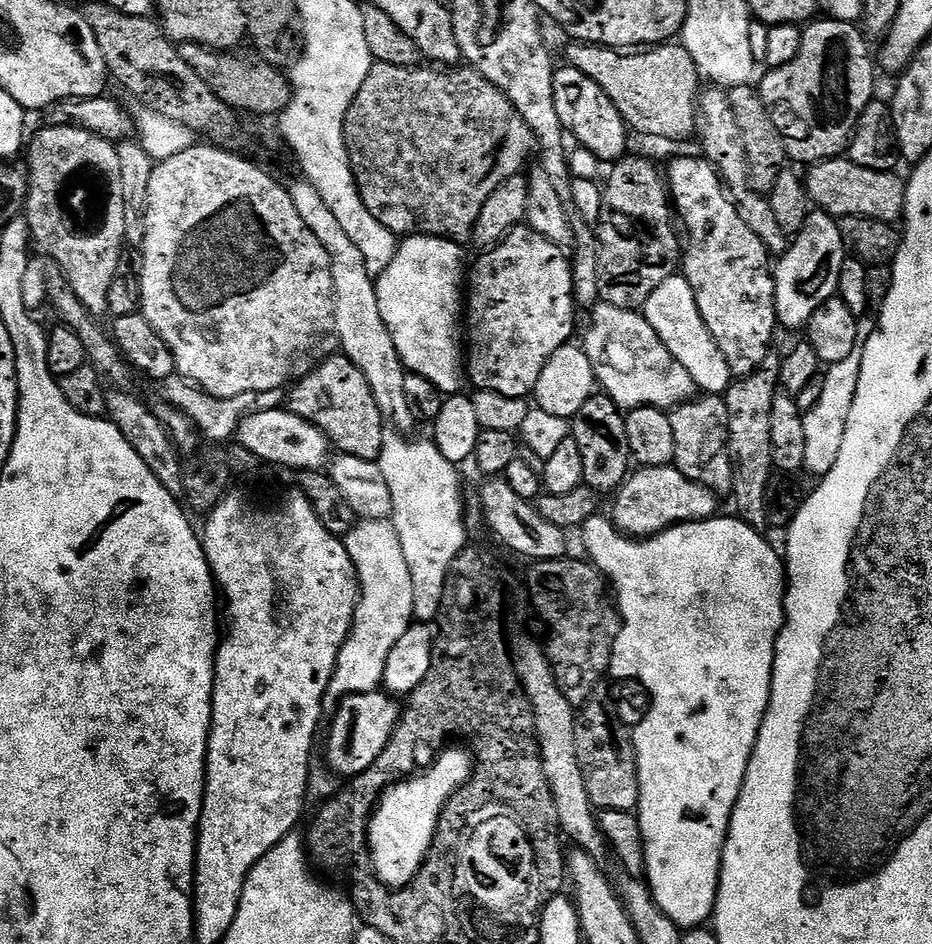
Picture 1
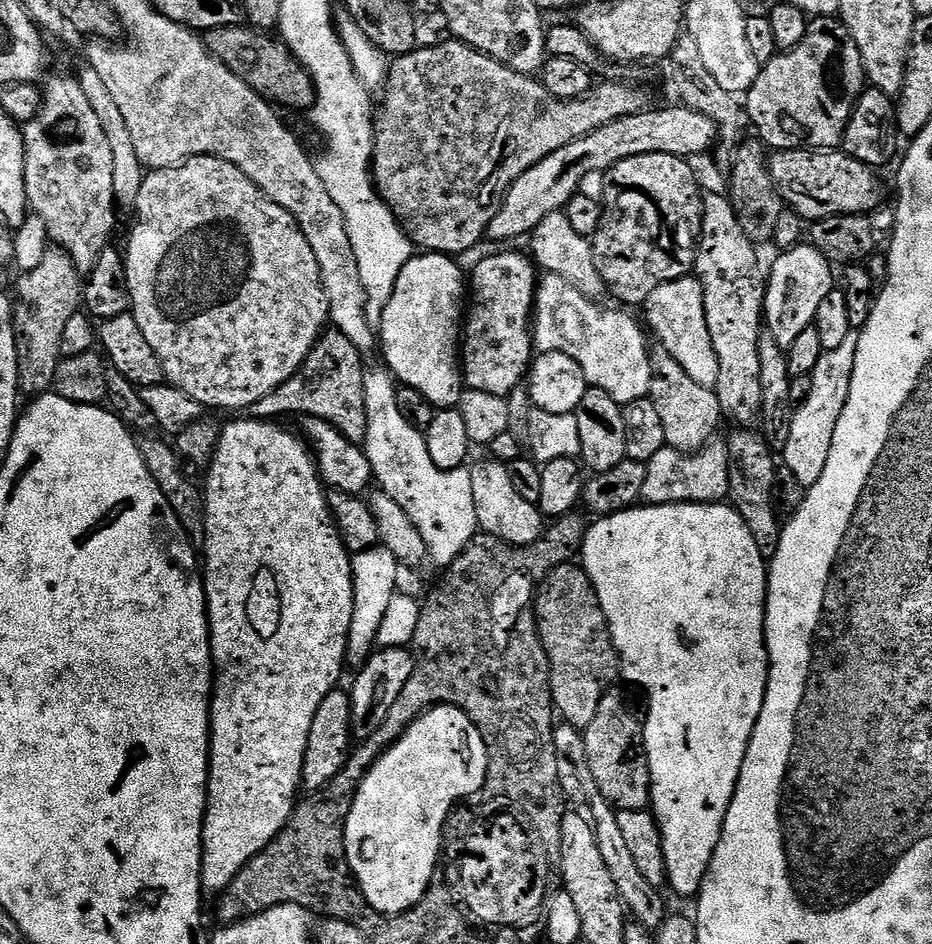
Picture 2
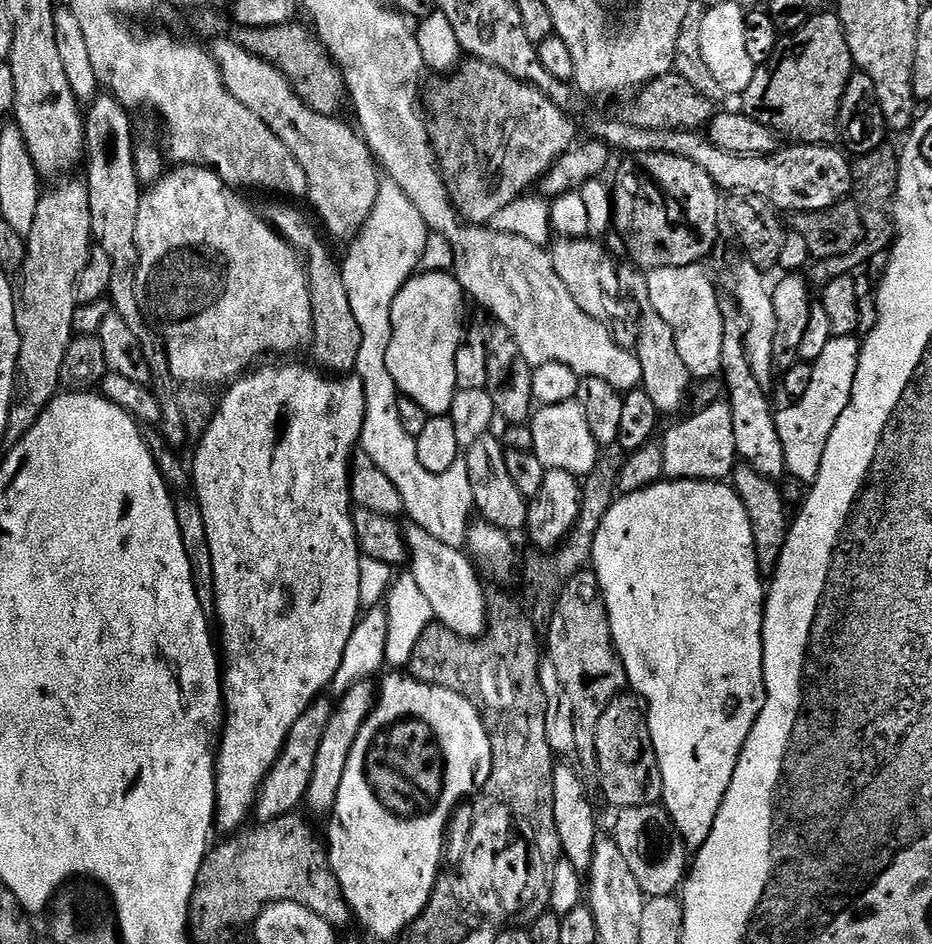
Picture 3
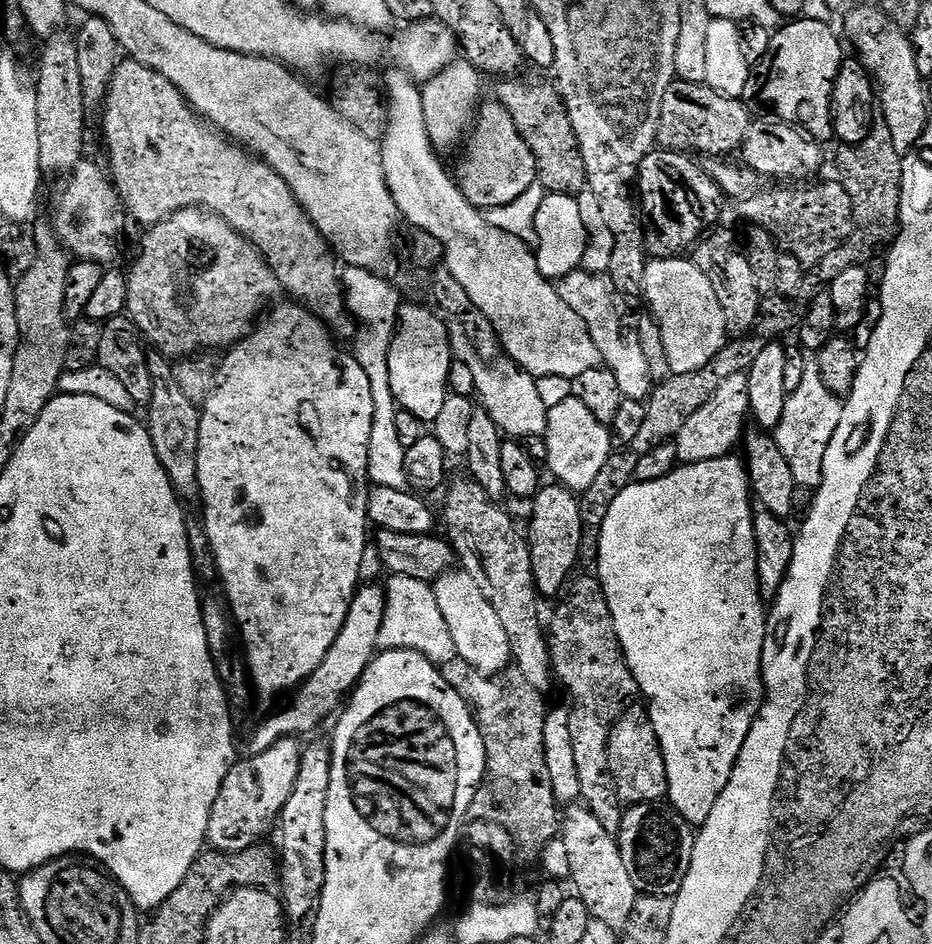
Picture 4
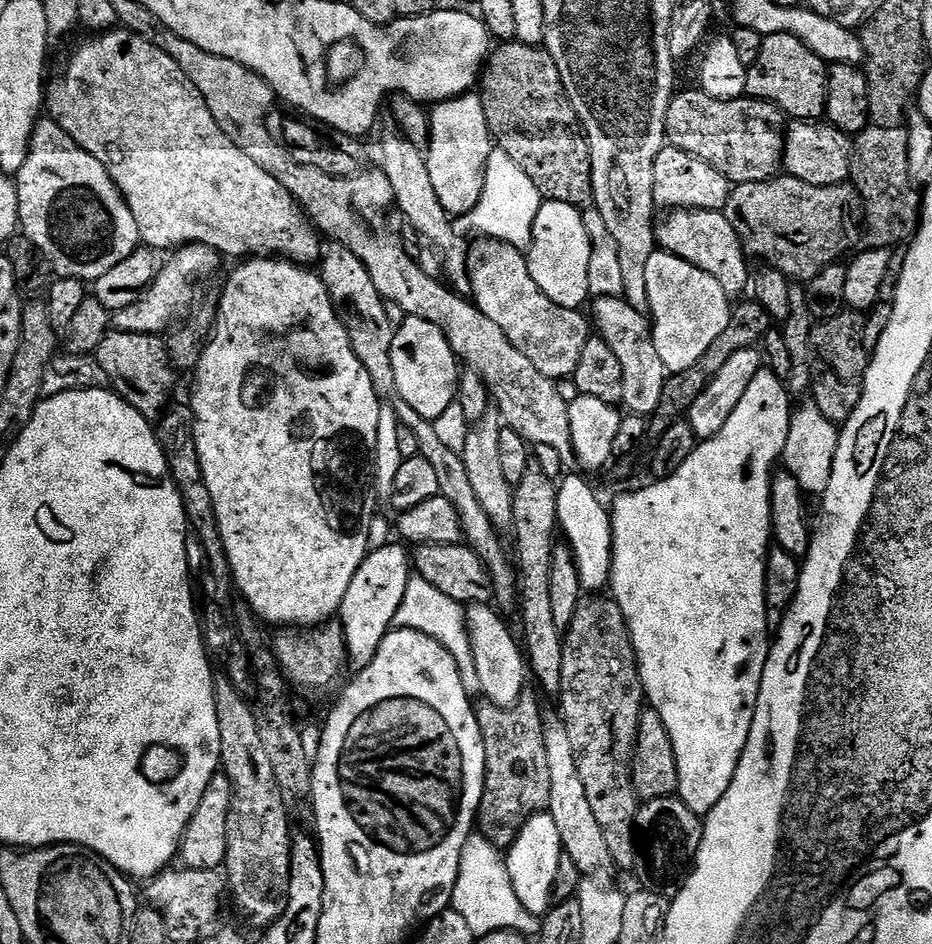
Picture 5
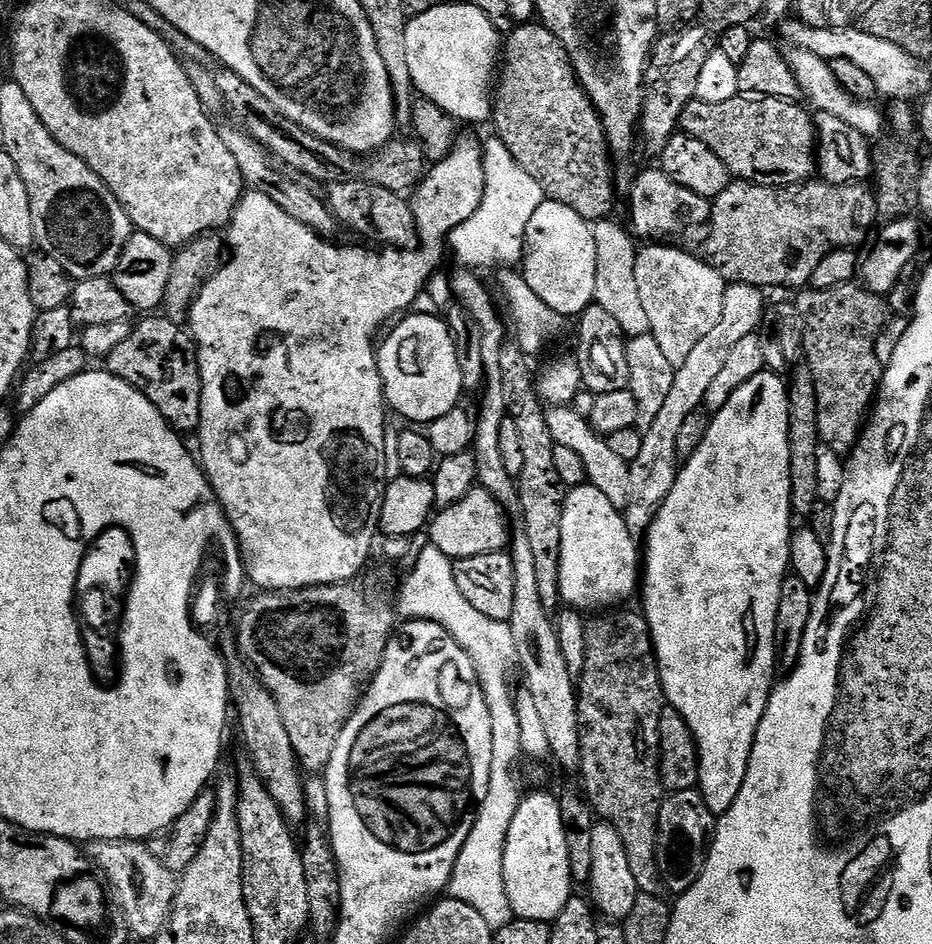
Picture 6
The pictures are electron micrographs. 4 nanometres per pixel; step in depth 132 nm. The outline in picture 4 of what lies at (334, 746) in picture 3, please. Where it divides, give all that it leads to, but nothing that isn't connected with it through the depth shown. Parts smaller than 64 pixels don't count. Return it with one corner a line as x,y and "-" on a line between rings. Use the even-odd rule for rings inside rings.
327,743
312,744
303,749
298,766
298,780
282,806
278,821
280,852
278,848
278,880
284,914
289,921
304,920
315,913
320,903
320,892
326,878
326,794
330,788
332,749

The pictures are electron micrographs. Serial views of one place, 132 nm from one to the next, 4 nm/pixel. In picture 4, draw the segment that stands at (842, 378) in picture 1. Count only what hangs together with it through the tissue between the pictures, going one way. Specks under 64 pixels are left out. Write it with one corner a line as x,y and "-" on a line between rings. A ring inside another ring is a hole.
808,362
798,390
788,394
784,413
774,429
778,446
782,454
786,454
786,462
790,462
790,470
797,485
819,489
824,477
826,446
830,446
830,438
834,438
834,430
838,430
838,422
842,422
843,409
841,397
828,389
819,367

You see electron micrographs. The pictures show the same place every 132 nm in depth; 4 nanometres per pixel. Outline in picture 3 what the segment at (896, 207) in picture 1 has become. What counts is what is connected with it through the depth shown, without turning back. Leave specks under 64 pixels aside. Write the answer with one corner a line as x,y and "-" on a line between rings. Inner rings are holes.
592,116
588,120
588,132
592,135
589,137
608,145
609,149
616,151
617,148
623,154
670,154
686,158
686,162
702,166
717,189
725,193
740,191
740,194
760,196
781,213
821,212
839,204
853,191
852,164
849,157
836,146
796,142
781,147
779,152
769,156
739,156
718,150
718,146
714,146
700,130
650,130
624,120
603,120
600,116

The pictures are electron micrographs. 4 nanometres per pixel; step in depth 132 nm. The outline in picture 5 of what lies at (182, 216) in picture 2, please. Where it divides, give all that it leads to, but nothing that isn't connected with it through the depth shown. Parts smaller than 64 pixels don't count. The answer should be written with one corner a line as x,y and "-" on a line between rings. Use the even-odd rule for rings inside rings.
185,244
171,253
168,261
156,273
156,281
136,303
115,313
114,324
119,331
138,334
164,334
173,327
172,323
192,304
192,291
199,280
212,276
222,263
221,257
205,244
-
169,327
169,328
168,328
-
168,328
168,329
167,329

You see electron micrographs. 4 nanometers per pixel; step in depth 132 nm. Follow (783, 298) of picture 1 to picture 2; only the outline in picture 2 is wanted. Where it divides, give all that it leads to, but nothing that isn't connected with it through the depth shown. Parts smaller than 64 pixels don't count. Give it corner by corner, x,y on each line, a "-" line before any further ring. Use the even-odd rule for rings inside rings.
800,242
795,248
781,251
777,256
777,260
772,264
772,272
770,268
766,276
764,319
767,335
773,336
779,348
787,350
794,346
794,341
798,334
802,334
802,330
815,325
818,306
822,306
826,294
834,291
834,265
808,242

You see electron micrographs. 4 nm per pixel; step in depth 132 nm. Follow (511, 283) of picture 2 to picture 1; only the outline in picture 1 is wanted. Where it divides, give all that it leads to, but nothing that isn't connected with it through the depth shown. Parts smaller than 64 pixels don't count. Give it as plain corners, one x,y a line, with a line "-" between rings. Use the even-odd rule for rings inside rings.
517,226
495,248
480,254
466,276
466,376
470,384
472,380
471,387
482,392
506,394
506,398
531,397
551,356
573,339
576,312
572,261
565,249
550,242
550,238
542,238
542,234
532,228

